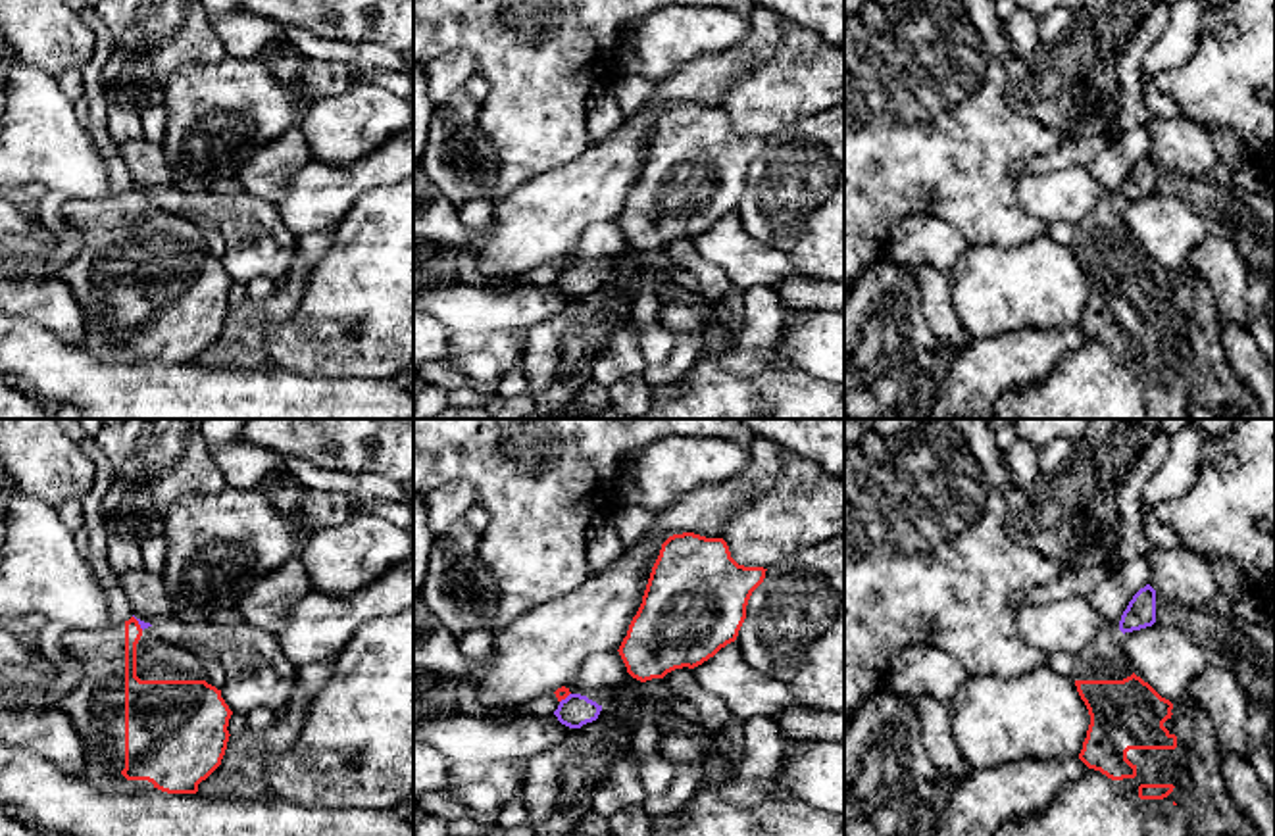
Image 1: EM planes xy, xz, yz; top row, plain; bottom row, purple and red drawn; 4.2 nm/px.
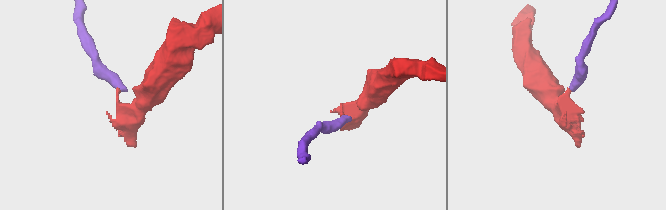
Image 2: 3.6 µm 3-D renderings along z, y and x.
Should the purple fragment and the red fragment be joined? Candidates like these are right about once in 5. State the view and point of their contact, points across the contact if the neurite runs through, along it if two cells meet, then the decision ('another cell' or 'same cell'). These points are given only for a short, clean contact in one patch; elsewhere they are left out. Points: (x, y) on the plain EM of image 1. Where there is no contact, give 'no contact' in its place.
meets purple in xy at (139, 193); border along xy (133, 185), (143, 198); another cell

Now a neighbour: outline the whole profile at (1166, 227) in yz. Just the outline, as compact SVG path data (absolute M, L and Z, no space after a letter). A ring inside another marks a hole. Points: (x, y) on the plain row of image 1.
M1152 196L1125 202L1123 221L1137 246L1171 273L1188 267L1190 254L1206 240L1208 231L1196 209L1175 196Z

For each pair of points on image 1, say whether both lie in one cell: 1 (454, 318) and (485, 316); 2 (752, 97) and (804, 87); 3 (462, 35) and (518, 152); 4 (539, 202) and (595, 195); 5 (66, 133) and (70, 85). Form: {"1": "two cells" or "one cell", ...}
{"1": "one cell", "2": "one cell", "3": "one cell", "4": "one cell", "5": "two cells"}

